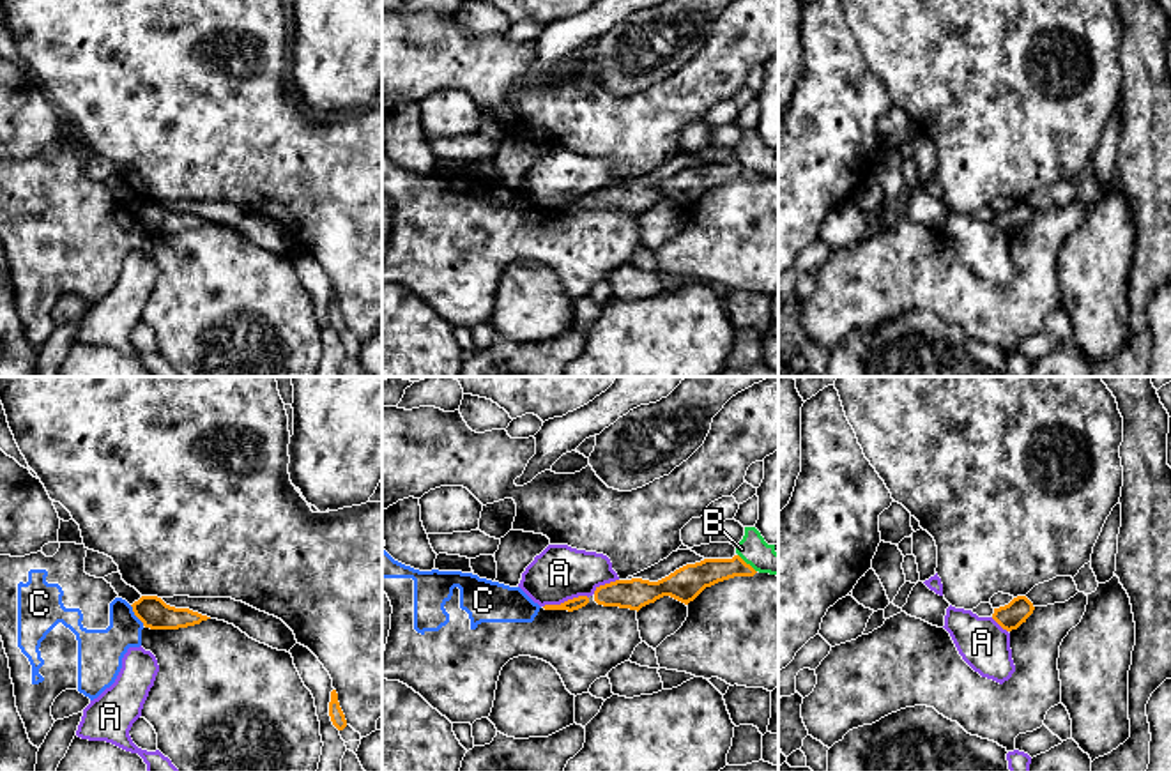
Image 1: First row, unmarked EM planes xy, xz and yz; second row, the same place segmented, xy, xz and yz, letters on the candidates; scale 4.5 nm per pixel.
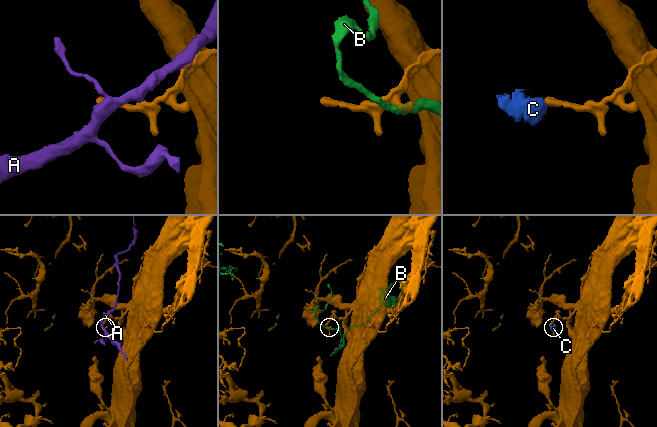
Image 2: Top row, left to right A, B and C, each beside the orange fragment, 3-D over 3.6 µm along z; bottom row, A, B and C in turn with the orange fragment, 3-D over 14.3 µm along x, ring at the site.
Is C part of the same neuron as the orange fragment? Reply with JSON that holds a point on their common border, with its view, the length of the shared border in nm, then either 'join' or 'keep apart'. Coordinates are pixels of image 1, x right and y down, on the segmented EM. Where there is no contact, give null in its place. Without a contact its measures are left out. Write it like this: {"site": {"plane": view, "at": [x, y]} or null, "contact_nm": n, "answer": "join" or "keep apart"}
{"site": {"plane": "xy", "at": [135, 614]}, "contact_nm": 120, "answer": "keep apart"}

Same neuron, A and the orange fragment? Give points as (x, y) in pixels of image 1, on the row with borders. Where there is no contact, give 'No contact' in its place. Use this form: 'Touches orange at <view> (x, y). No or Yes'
Touches orange at xz (565, 602). No

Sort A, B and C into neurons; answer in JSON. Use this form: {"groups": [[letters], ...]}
{"groups": [["A"], ["B"], ["C"]]}

